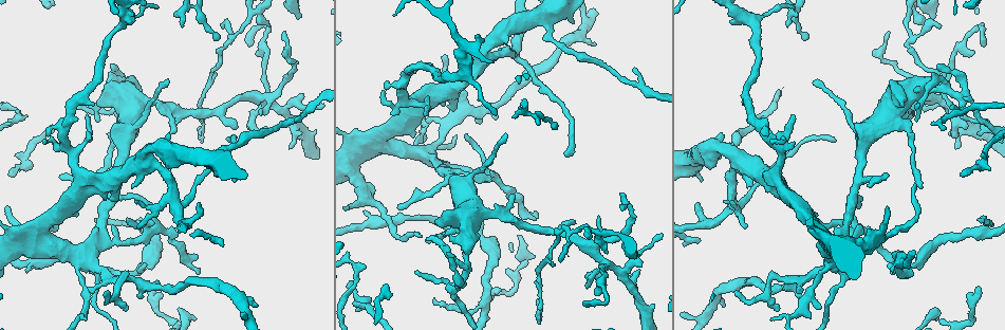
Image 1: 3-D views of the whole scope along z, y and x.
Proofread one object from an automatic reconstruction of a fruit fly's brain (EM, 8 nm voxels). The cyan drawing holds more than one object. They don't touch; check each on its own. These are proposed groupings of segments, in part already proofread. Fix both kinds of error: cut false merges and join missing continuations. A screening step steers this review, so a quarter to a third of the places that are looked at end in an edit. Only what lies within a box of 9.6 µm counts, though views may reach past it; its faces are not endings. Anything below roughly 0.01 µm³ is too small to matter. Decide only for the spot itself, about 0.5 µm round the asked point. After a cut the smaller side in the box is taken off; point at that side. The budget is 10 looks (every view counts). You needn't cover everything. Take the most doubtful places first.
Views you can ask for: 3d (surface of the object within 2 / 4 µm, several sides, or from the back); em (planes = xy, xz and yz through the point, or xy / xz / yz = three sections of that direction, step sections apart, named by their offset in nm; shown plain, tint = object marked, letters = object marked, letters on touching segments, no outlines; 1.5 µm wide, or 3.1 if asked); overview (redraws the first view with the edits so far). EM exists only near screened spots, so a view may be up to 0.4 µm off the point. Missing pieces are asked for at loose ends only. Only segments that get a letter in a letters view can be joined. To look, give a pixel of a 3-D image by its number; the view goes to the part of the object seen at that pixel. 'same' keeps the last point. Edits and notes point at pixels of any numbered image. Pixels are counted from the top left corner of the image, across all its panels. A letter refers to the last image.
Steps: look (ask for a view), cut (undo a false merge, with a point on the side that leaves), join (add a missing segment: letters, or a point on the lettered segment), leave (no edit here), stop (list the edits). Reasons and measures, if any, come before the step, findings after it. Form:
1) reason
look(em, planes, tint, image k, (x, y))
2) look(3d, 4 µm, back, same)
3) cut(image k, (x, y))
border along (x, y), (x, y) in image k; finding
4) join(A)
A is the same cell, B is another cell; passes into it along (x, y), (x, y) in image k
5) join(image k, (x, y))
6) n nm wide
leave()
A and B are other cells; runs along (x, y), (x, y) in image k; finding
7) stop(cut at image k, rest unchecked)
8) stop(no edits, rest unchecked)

tapers out
look(3d, 2 µm, image 1, (940, 27))

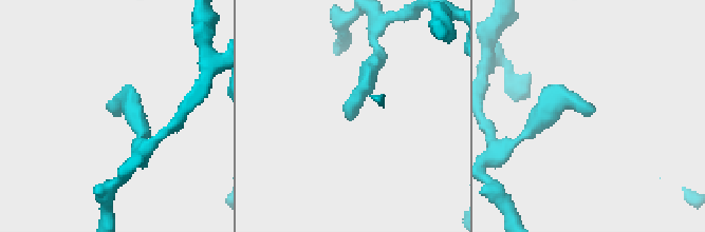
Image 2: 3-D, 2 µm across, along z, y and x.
look(em, planes, tint, image 2, (592, 110))

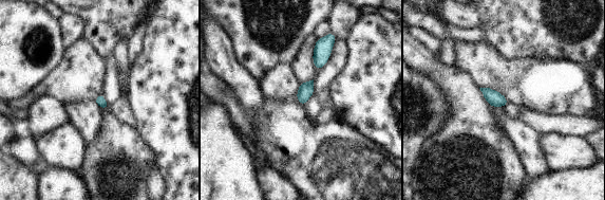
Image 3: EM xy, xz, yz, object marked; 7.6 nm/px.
what lies round it
look(em, planes, letters, same)

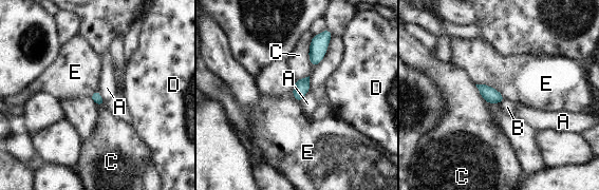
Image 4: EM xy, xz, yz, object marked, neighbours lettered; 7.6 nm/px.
leave()
A, B, C, D and E are other cells; border along (475, 83), (488, 84), (505, 98) in image 4; no lettered segment goes on from it

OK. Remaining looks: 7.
branch stops here
look(em, yz, step 8, letters, image 1, (788, 25))

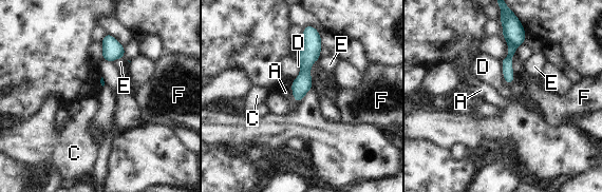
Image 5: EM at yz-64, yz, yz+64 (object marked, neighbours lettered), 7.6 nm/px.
D touches over 200 nm
leave()
A, C, D, E and F are other cells; border along (500, 61), (503, 78), (510, 85) in image 5; no lettered segment goes on from it

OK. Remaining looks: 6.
thick end
look(em, xz, step 8, tint, image 1, (572, 23))

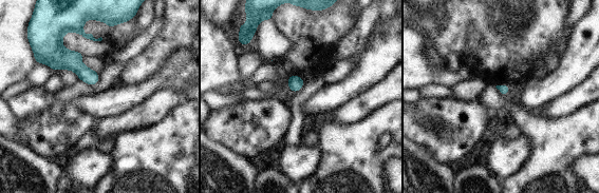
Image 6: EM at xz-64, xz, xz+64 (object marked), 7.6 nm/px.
look(em, planes, letters, same)

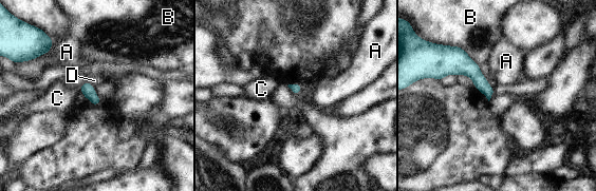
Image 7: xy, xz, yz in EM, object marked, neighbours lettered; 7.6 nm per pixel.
leave()
A, B, C and D are other cells; border along (53, 41), (47, 53), (32, 60) in image 7; none of them fits

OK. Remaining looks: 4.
free end
look(em, planes, letters, image 1, (434, 299))

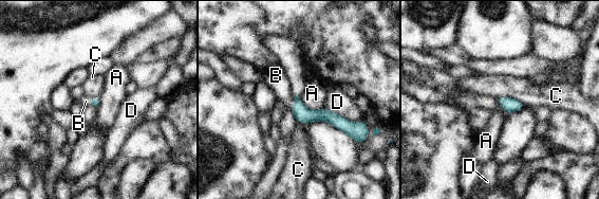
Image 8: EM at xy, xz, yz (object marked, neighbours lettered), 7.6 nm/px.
join(B)
B is the same cell, A, C and D are other cells; passes into it along (302, 114), (293, 103), (276, 75) in image 8; it goes on there

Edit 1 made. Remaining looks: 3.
look(em, planes, letters, image 1, (110, 156))

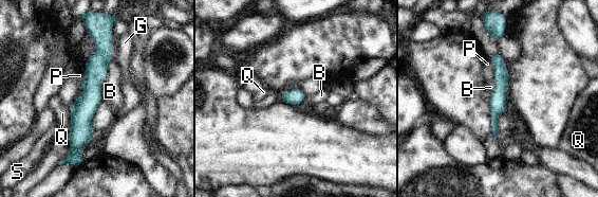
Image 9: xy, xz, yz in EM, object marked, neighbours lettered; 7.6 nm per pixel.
130 nm wide
leave()
B, G, P, Q and S are other cells; runs along (98, 34), (77, 159) in image 9; one neuron here

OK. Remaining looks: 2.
stop(join at image 8, rest unchecked)

